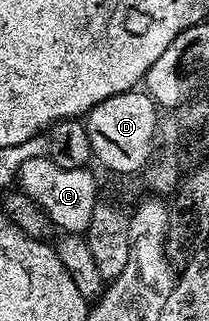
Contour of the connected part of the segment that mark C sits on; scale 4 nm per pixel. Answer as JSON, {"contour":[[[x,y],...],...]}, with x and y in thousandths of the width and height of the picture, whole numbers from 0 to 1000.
{"contour":[[[187,480],[110,502],[81,530],[77,567],[96,592],[225,664],[258,710],[311,726],[402,726],[435,701],[435,670],[474,629],[464,558],[435,536],[402,520],[287,520],[211,480]]]}

